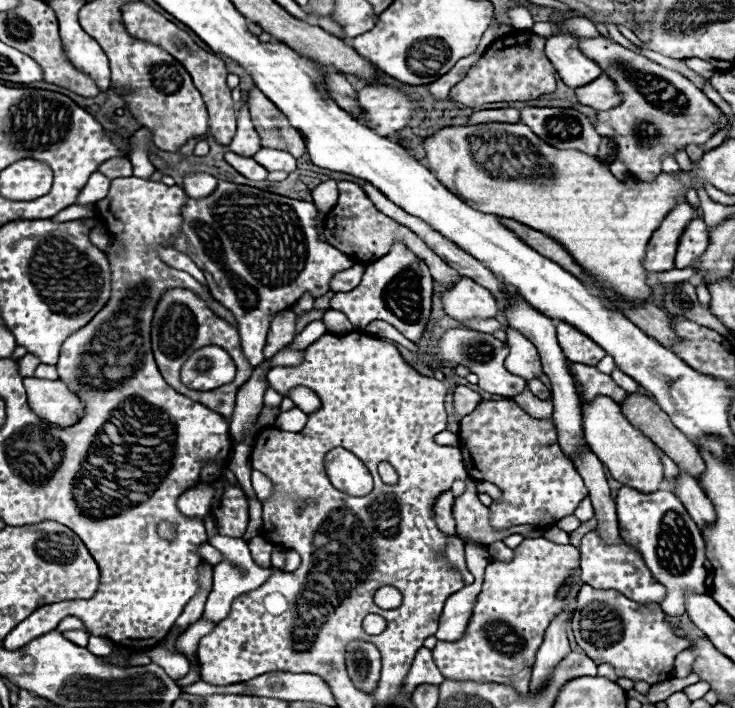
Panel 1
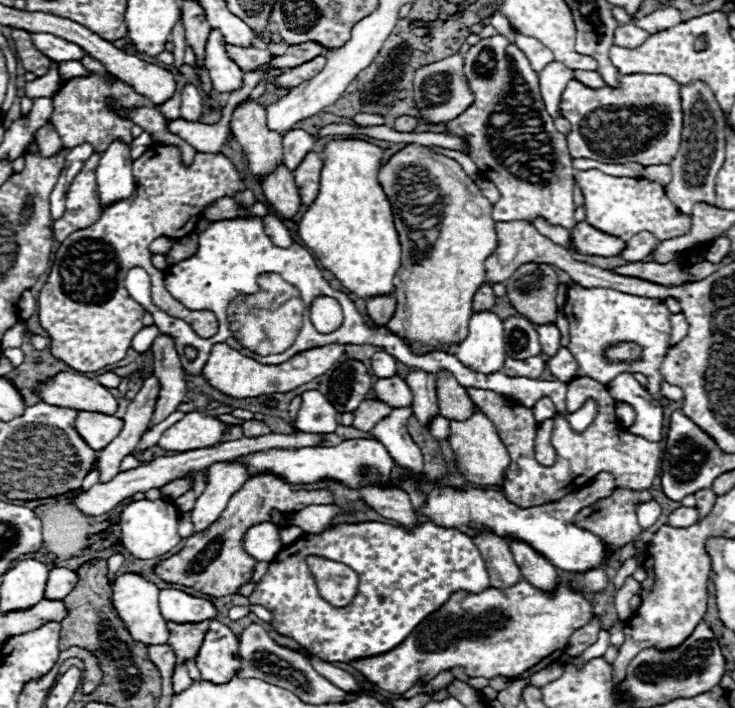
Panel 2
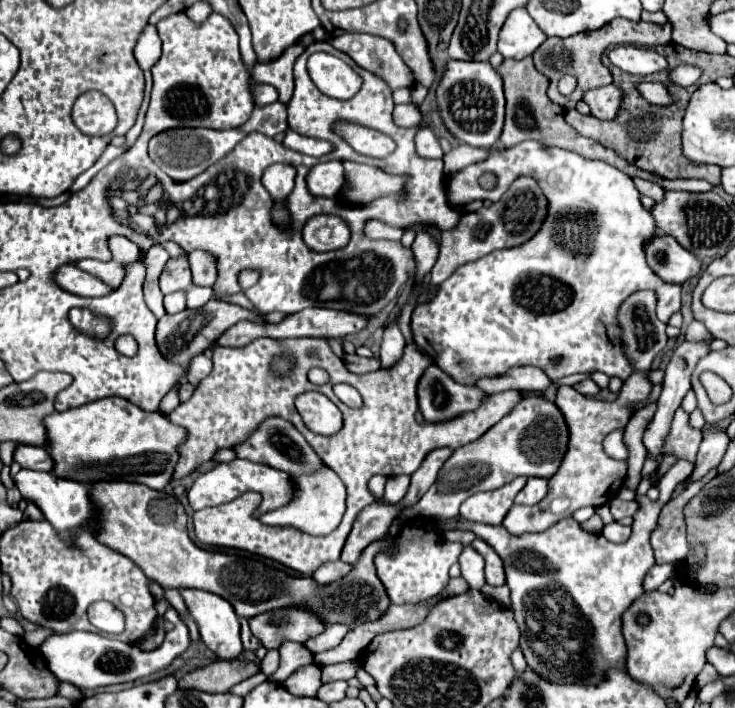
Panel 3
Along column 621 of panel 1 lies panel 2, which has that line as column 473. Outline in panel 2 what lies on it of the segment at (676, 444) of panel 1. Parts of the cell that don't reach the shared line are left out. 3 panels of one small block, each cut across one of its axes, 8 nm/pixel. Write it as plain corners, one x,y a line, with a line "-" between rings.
440,370
436,374
436,392
440,414
448,420
466,420
472,414
474,402
450,372

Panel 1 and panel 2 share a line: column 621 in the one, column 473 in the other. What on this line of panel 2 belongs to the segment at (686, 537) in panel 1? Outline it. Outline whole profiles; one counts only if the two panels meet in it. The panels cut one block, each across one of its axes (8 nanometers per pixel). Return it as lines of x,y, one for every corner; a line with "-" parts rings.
600,472
590,484
585,484
573,491
570,496
564,496
564,500
542,504
534,508
518,508
516,504
508,502
502,492
492,490
454,490
454,488
440,488
440,486
426,486
426,494
430,496
426,506
420,510
420,514
428,516
440,526
454,526
470,536
474,536
480,528
490,528
502,538
518,538
528,542
534,550
538,550
544,558
550,560
556,568
570,570
570,572
586,572
590,568
598,568
598,564
604,562
606,546
598,536
592,532
578,528
574,524
574,516
582,508
592,505
594,502
608,497
615,489
615,480
612,474

